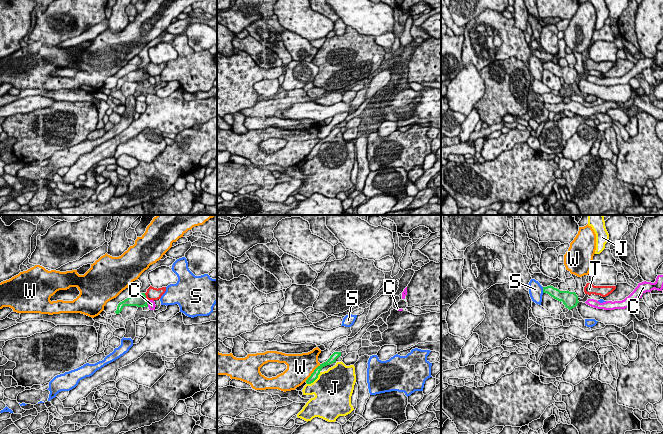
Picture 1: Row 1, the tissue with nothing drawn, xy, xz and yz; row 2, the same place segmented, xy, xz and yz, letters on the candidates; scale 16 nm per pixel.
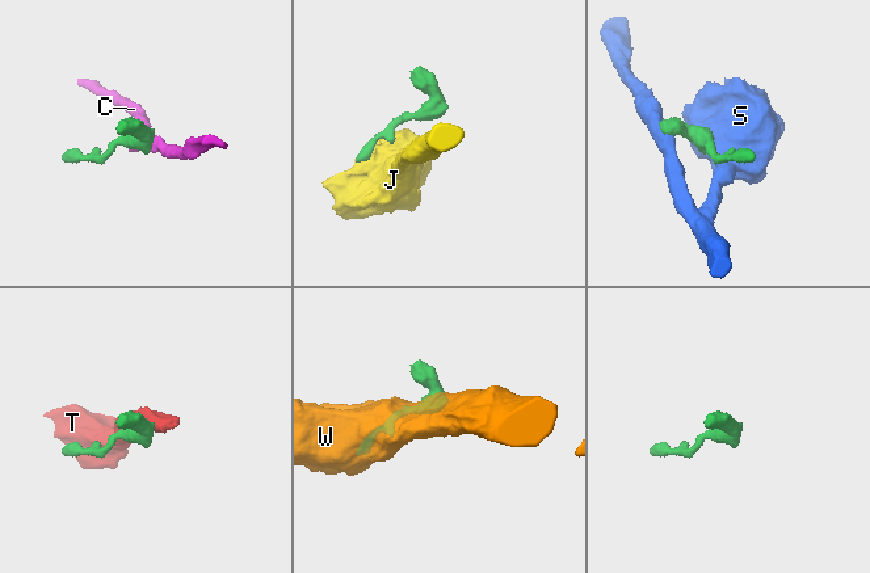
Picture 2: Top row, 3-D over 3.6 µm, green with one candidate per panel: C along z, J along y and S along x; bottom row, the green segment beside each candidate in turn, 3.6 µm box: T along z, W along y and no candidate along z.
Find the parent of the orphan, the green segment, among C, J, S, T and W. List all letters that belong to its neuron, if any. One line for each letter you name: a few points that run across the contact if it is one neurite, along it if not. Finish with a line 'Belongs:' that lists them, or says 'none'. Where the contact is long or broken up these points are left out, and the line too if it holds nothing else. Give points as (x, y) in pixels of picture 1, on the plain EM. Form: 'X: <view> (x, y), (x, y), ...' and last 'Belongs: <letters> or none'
Belongs: none

